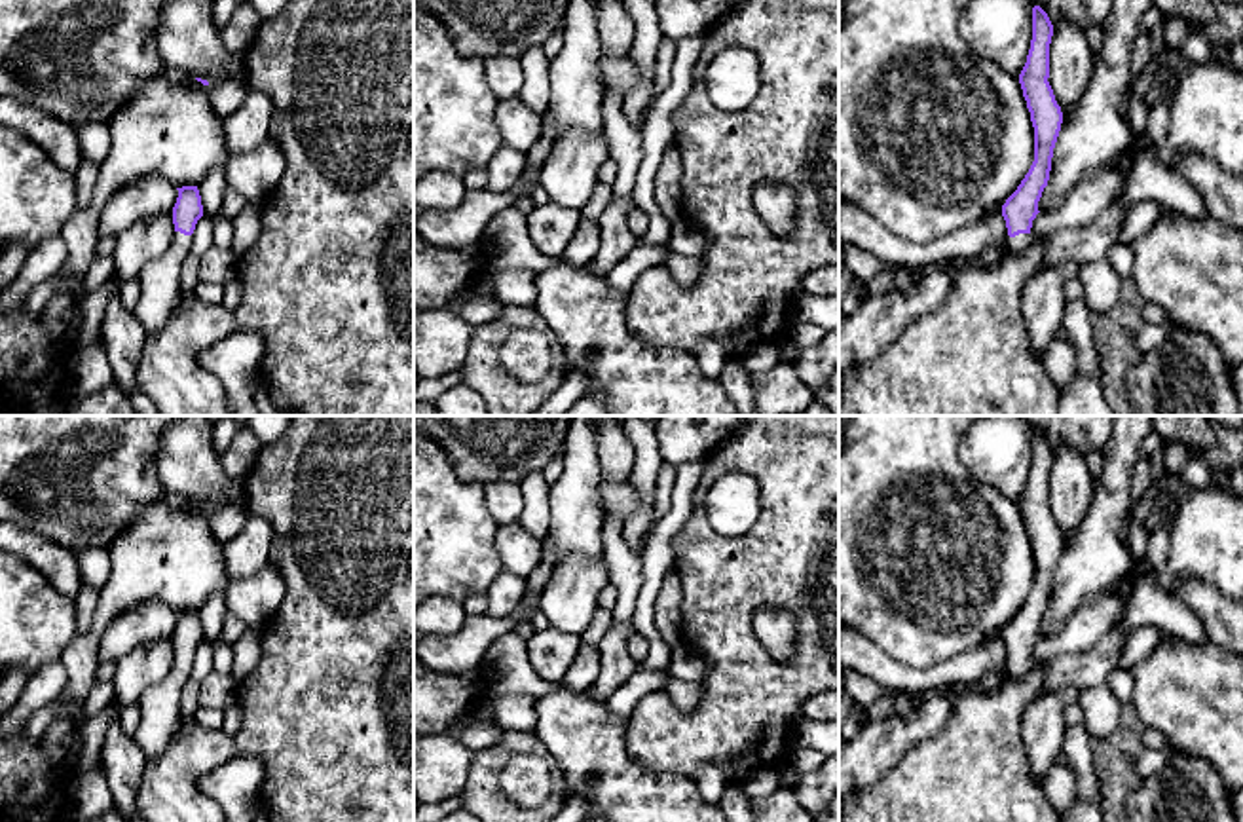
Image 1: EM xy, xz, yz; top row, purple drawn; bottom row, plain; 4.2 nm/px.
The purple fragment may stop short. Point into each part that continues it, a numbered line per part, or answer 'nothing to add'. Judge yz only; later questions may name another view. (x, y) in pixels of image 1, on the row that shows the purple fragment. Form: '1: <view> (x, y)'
1: yz (1018, 245)

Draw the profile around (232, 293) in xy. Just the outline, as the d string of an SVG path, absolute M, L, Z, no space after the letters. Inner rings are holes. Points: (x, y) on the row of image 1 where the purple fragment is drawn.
M237 277L222 285L222 306L230 311L239 308L243 302L243 287Z

